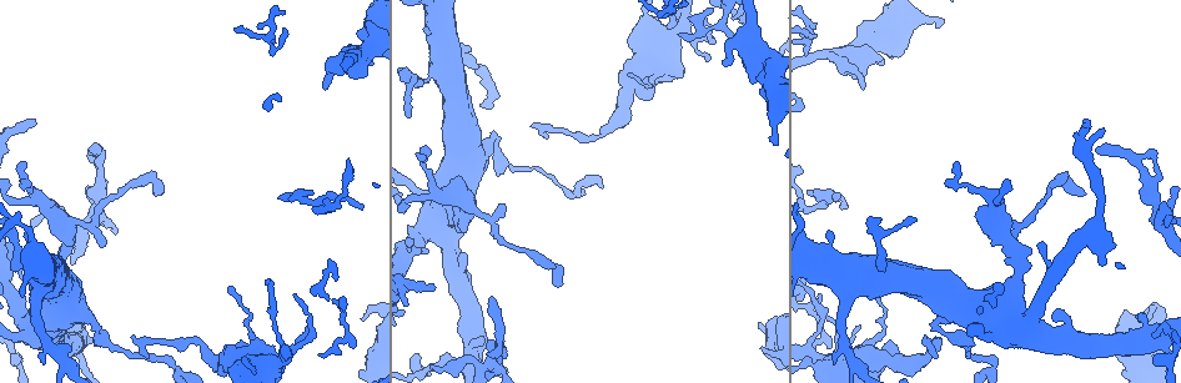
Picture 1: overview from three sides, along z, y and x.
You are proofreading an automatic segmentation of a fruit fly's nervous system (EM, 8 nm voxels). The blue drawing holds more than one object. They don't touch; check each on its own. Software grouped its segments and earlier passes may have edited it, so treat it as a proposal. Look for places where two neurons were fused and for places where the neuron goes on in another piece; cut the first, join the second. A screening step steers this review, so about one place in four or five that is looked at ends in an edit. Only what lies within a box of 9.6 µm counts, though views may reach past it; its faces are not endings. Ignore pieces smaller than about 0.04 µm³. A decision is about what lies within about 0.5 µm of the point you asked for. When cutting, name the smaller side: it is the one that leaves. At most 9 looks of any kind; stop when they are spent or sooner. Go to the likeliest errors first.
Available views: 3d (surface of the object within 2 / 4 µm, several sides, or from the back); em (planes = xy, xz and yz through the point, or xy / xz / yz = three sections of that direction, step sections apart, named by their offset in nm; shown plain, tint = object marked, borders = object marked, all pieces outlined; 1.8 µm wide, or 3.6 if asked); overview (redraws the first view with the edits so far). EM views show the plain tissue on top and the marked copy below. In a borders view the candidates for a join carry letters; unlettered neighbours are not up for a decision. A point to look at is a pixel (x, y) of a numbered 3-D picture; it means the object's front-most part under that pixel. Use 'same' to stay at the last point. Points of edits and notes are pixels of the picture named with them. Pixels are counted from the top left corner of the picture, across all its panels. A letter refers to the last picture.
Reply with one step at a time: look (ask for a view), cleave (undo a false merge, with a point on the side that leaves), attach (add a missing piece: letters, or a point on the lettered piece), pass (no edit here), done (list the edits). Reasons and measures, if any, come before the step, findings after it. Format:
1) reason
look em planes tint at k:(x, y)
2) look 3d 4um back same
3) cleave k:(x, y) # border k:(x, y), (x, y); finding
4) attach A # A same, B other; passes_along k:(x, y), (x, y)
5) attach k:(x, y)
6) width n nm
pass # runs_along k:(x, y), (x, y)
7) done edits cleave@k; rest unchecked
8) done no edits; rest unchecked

free end
look em planes borders at 1:(33, 225)

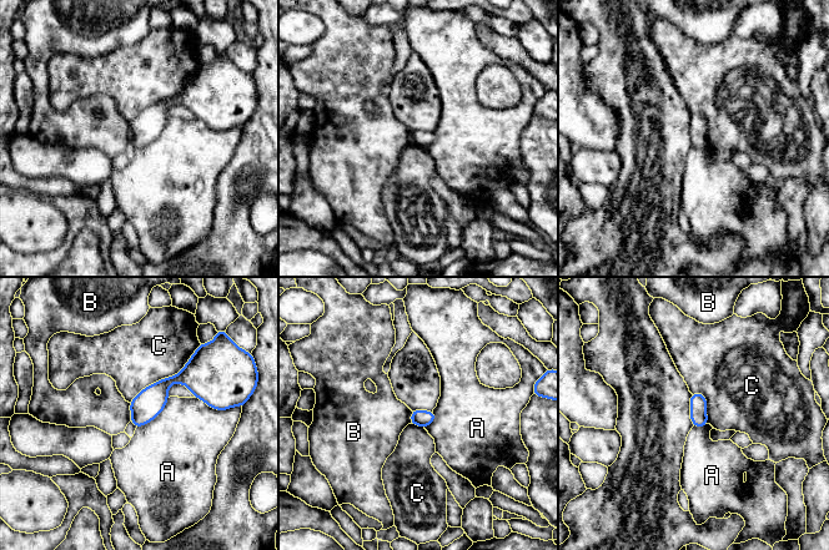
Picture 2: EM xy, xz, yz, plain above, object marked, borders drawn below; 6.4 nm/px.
width 110 nm
pass # A other, B other, C other; border 2:(195, 351), (177, 373), (129, 402); no lettered piece goes on from it

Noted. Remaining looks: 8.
free end
look 3d 2um at 1:(360, 318)

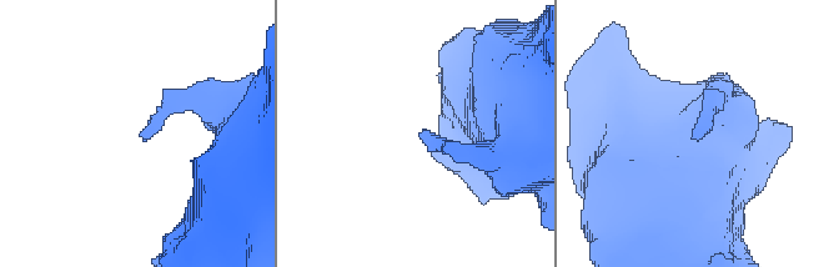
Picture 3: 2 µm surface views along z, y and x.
look em planes borders at 3:(424, 131)

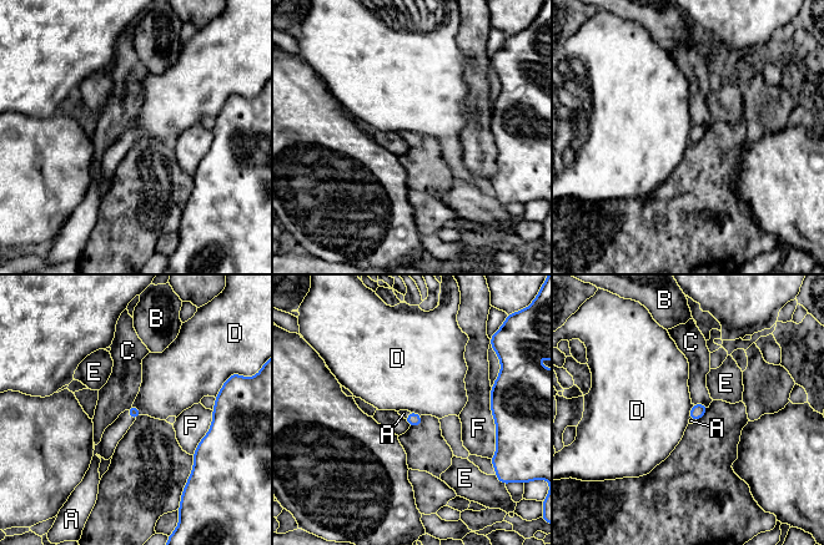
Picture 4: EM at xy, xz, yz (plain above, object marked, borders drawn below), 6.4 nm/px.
longest_contact F 320 nm
attach A # A same, B other, C other, D other, E other, F other; passes_along 4:(134, 412), (130, 417), (114, 433); it goes on there

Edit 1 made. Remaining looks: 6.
branch stops here
look 3d 4um at 1:(497, 360)

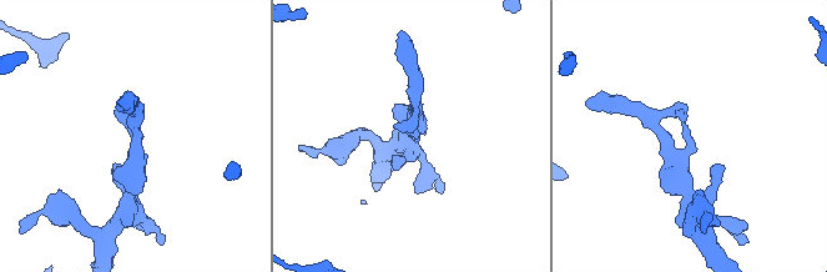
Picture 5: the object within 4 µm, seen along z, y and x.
now the EM
look em yz step 16 borders at 5:(689, 130)

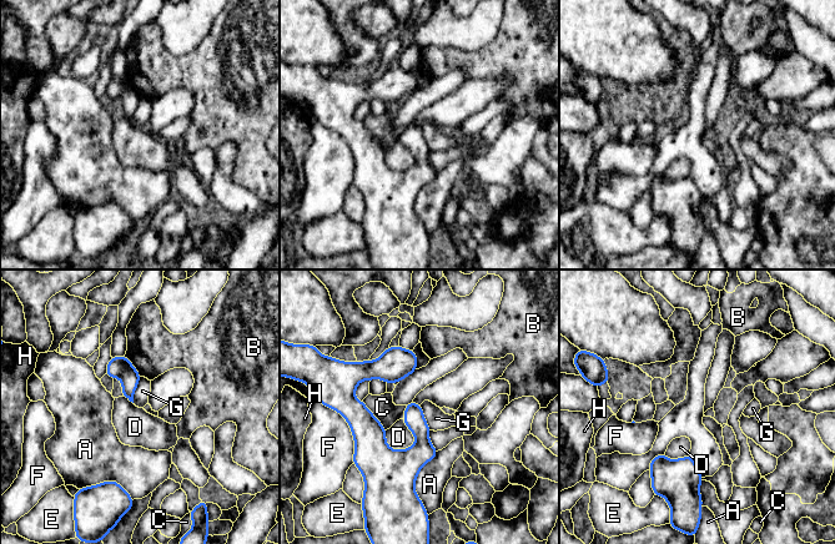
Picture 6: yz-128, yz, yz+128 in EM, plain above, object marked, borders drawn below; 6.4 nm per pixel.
pass # A other, B other, C other, D other, E other, F other, G other, H other; border 6:(141, 377), (132, 402); no lettered piece goes on from it

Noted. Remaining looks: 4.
end of a long branch
look 3d 2um at 1:(545, 134)

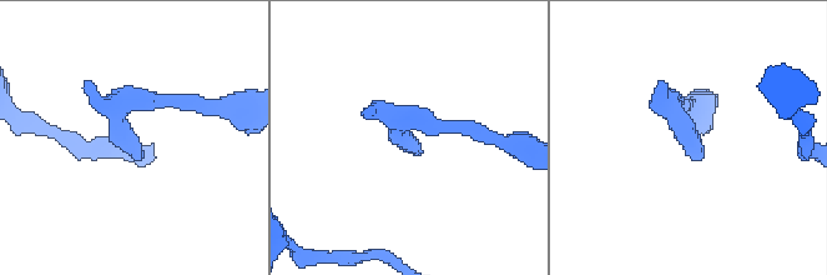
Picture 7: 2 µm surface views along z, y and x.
look em xz step 16 tint at 7:(418, 144)

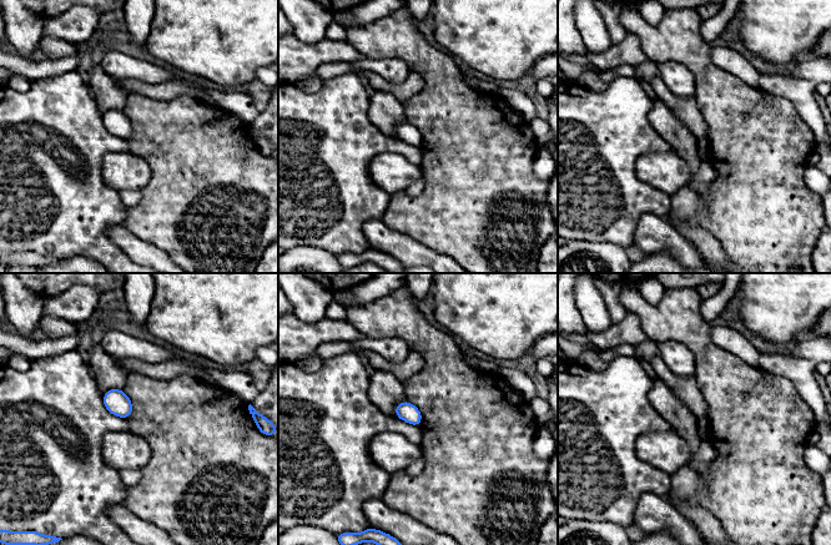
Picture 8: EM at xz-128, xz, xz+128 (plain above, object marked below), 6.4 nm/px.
another direction
look em planes borders same

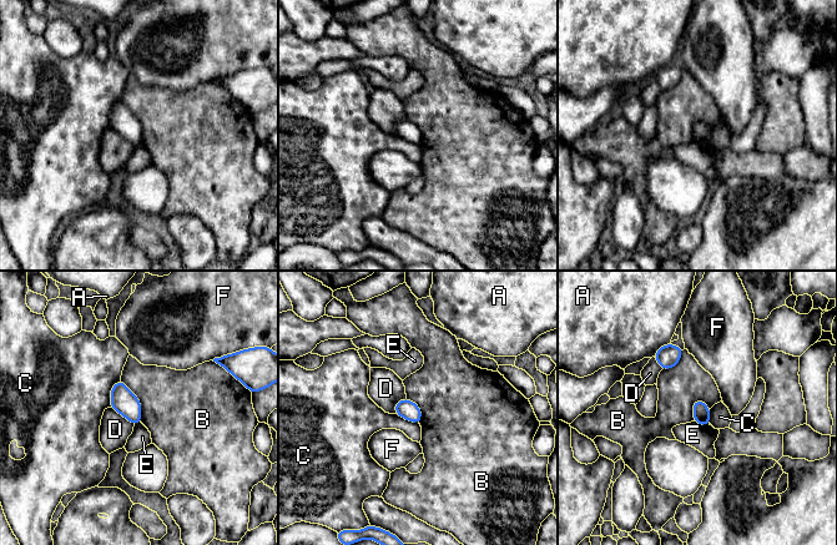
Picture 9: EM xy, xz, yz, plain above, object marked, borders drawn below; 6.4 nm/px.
pass # A other, B other, C other, D other, E other, F other; none of them fits

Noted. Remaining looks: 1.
done edits attach@4; rest unchecked

